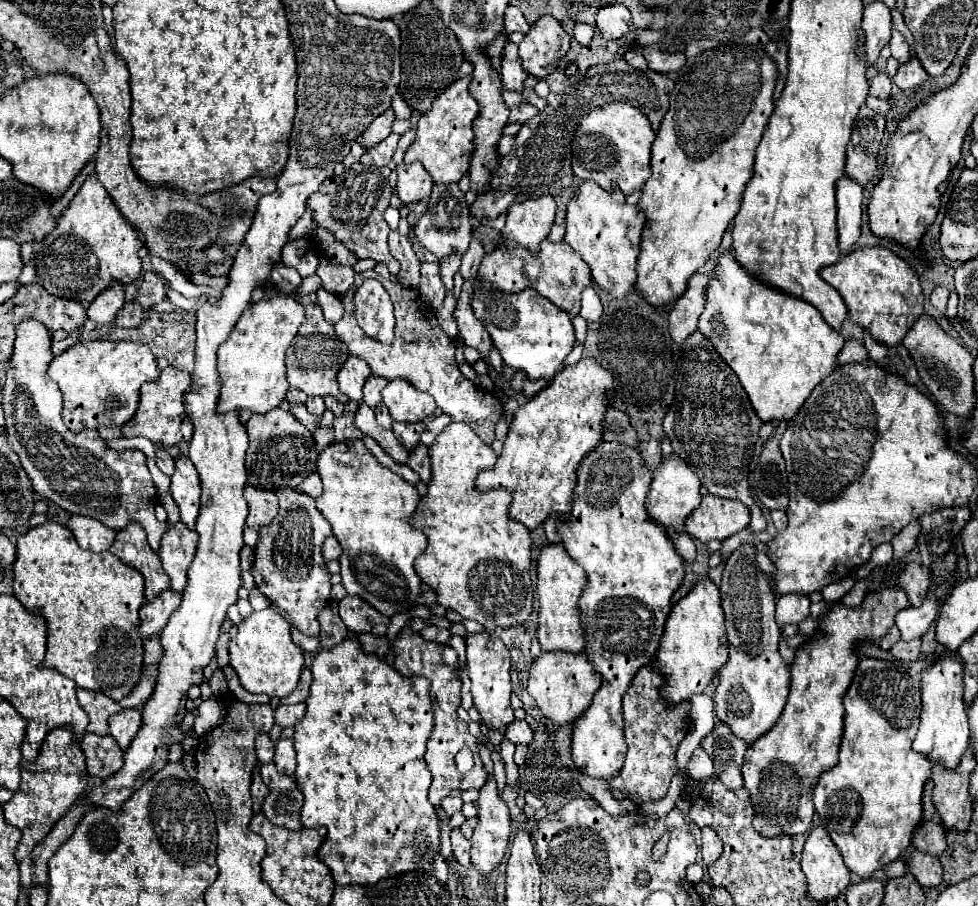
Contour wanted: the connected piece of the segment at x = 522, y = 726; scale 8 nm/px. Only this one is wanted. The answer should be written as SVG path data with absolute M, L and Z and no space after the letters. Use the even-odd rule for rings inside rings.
M514 720L506 728L506 738L514 744L530 744L534 738L534 732L526 720Z

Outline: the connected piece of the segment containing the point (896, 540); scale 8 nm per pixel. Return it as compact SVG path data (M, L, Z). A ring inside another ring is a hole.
M913 520L904 527L894 538L891 540L893 548L893 566L899 562L900 559L907 556L916 544L916 538L921 530L919 523Z

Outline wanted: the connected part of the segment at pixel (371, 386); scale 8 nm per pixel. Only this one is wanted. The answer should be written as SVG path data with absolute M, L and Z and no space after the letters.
M370 376L370 378L366 380L366 384L364 384L364 402L366 402L368 406L376 408L376 404L382 402L380 392L382 392L382 388L384 388L386 384L388 384L388 380L384 380L384 378L376 378L376 376Z

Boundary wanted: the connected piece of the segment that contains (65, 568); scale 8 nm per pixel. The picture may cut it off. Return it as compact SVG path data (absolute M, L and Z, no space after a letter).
M46 522L18 536L14 562L14 596L28 610L42 610L48 622L48 648L42 664L72 678L80 688L108 694L120 702L140 682L144 670L144 642L140 640L138 610L144 598L144 578L136 568L120 562L110 552L90 552L78 546L72 532L56 522Z

